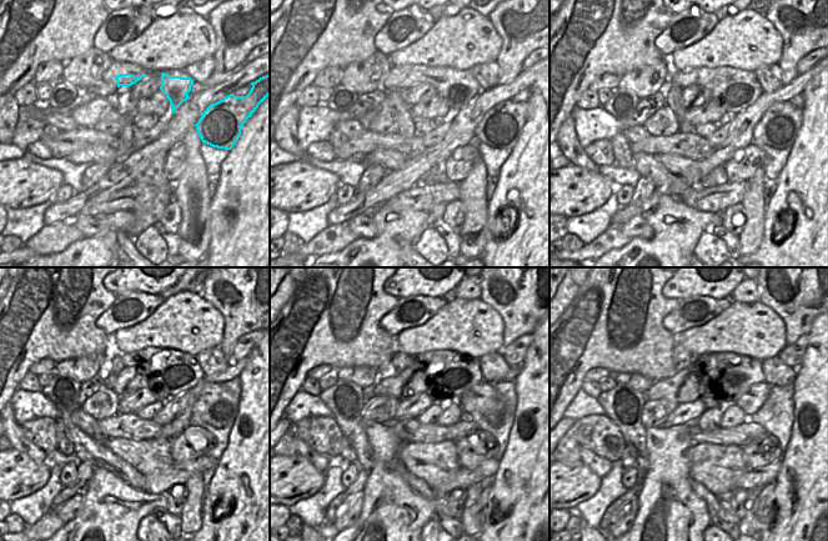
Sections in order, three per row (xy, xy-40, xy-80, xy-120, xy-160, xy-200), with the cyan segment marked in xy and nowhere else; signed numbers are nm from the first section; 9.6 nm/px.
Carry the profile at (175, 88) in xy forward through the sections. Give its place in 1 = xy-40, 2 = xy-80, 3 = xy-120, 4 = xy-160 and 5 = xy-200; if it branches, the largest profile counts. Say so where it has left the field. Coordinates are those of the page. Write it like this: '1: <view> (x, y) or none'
1: xy-40 (453, 90)
2: xy-80 (731, 93)
3: xy-120 (169, 376)
4: xy-160 (446, 376)
5: xy-200 (724, 375)

